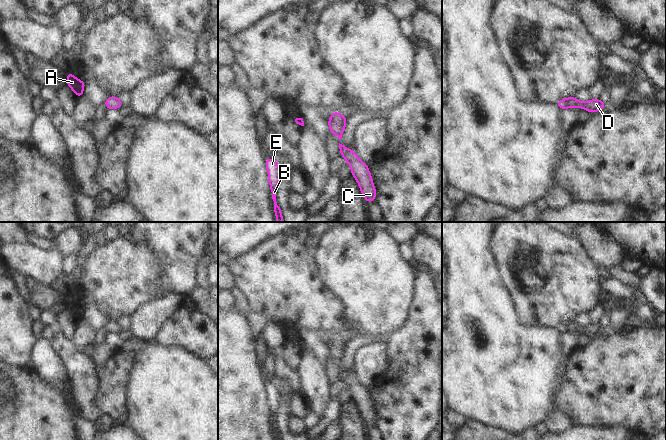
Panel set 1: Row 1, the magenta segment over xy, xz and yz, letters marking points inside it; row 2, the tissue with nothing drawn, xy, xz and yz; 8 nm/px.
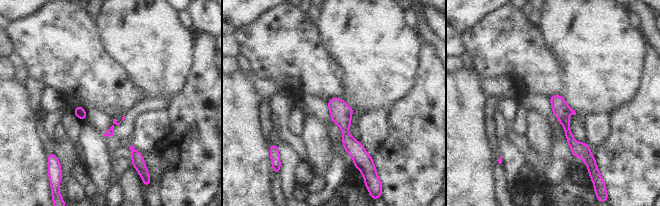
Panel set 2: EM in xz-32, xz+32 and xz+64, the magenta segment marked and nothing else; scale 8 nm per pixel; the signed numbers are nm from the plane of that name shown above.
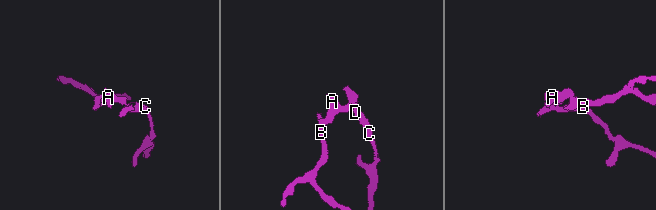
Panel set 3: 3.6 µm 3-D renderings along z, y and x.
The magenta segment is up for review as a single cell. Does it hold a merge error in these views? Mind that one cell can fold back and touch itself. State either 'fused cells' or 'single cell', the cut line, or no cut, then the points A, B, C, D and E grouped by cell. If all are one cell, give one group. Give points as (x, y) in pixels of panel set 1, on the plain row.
fused cells; cut in xz along (345, 345), (342, 356), (338, 360); A B E / C D

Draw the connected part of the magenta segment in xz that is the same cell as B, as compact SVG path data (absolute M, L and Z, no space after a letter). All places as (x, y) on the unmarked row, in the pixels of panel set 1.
M266 380L266 393L268 395L268 405L270 407L272 423L274 425L275 440L282 440L281 432L276 426L278 407L281 402L281 395L277 385Z

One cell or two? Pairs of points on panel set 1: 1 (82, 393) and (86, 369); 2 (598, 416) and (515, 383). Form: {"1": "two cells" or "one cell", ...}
{"1": "one cell", "2": "two cells"}

